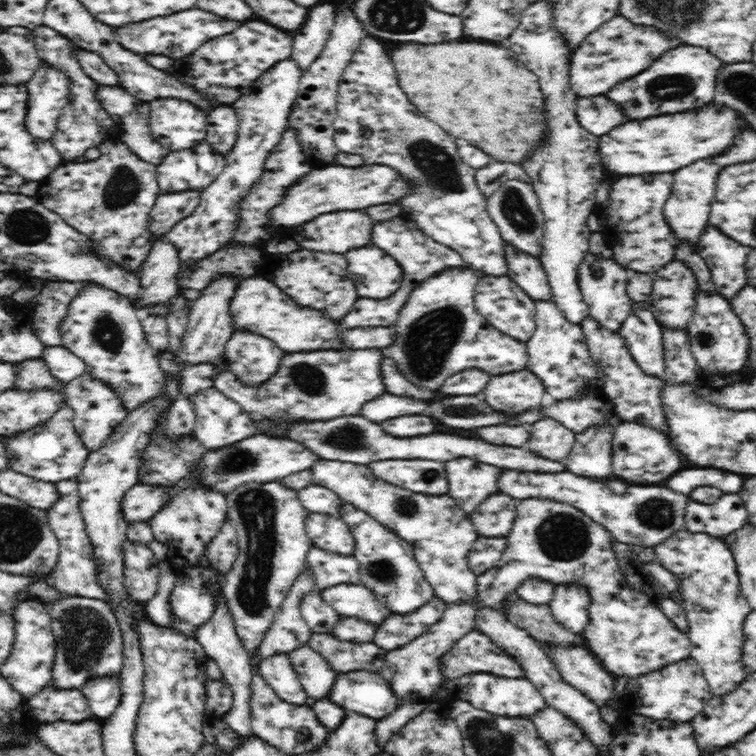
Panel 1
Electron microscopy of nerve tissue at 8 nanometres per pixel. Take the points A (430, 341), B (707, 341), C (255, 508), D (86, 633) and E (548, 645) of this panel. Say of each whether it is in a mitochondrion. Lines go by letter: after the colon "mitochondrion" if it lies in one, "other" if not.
A: mitochondrion
B: mitochondrion
C: mitochondrion
D: mitochondrion
E: other

